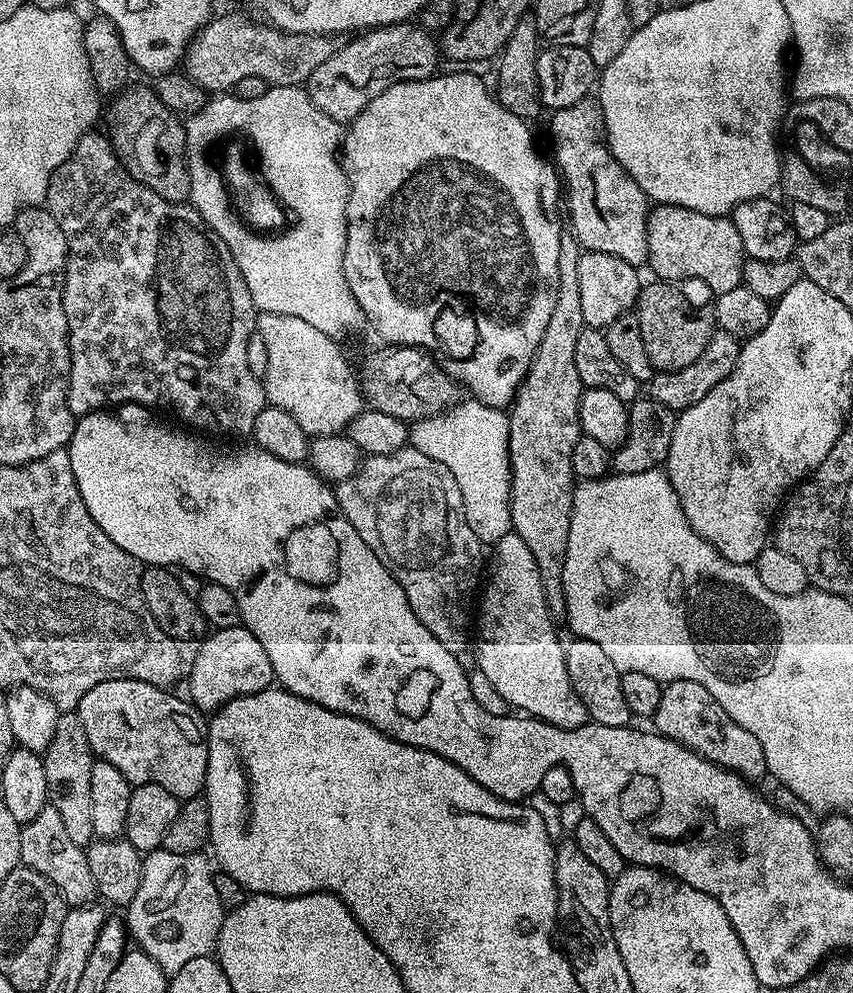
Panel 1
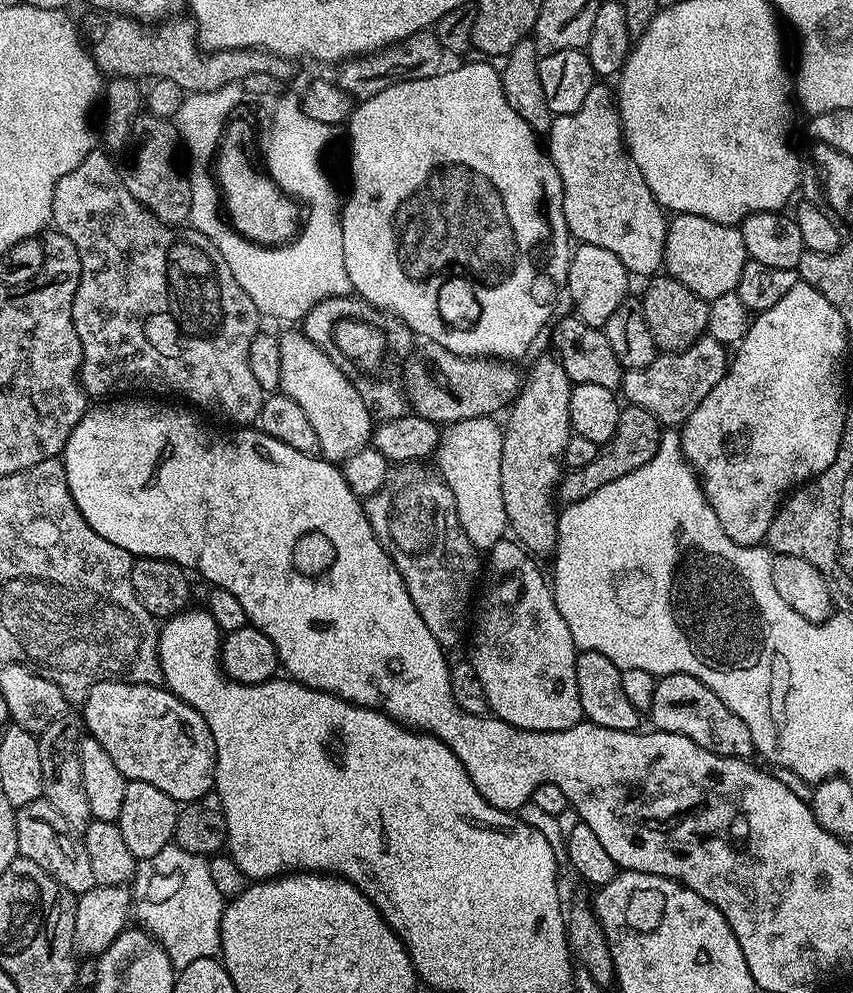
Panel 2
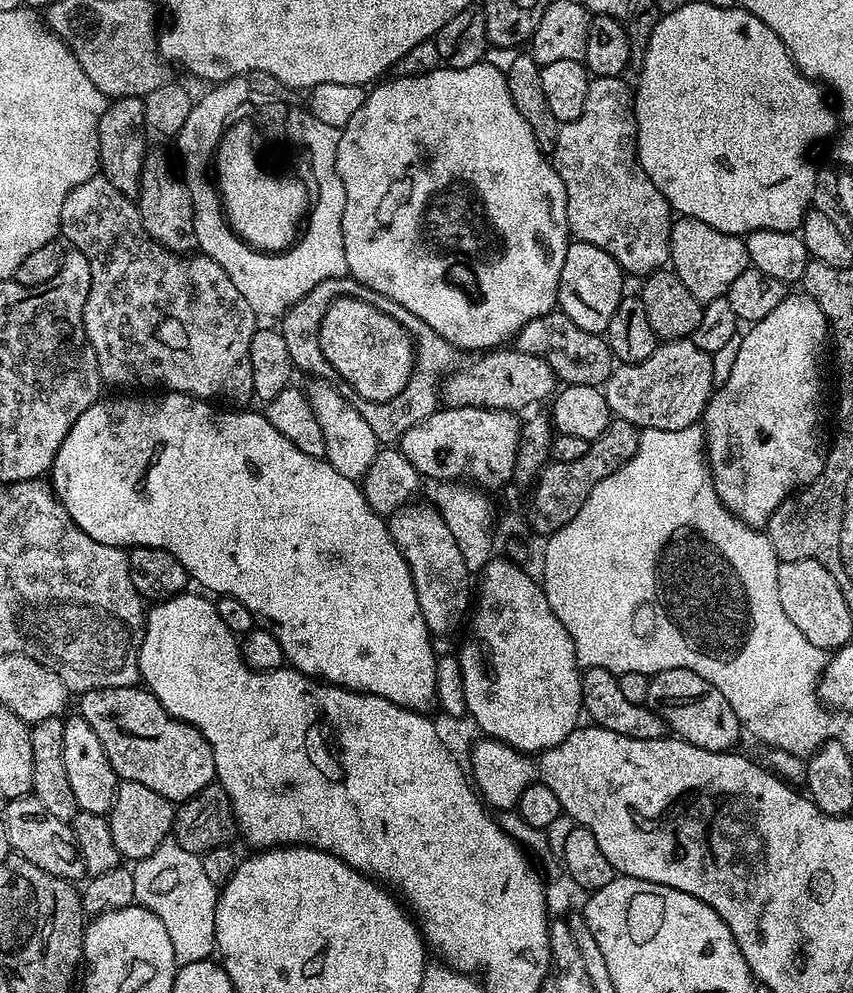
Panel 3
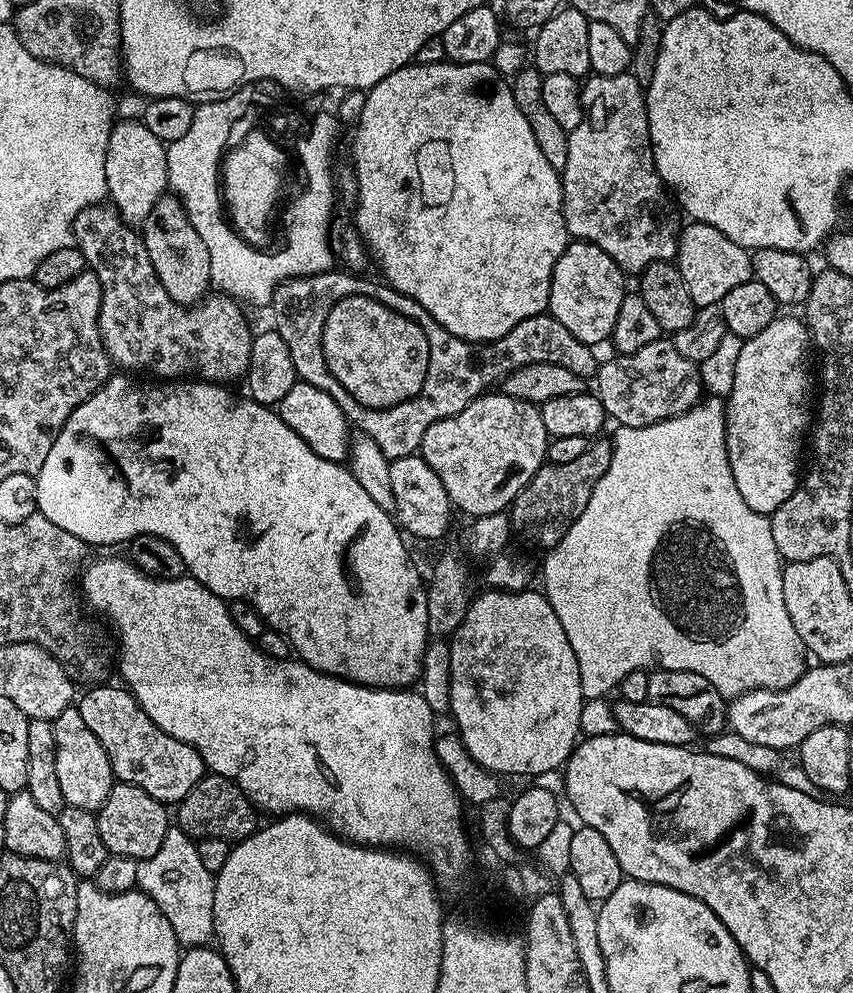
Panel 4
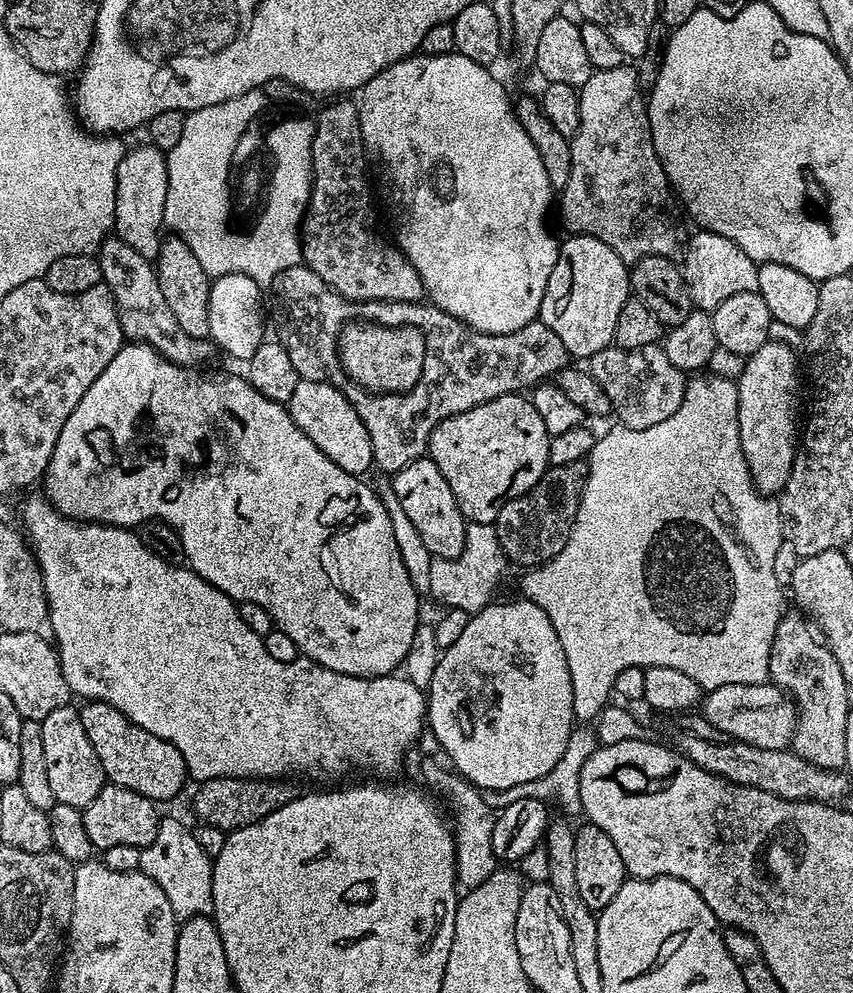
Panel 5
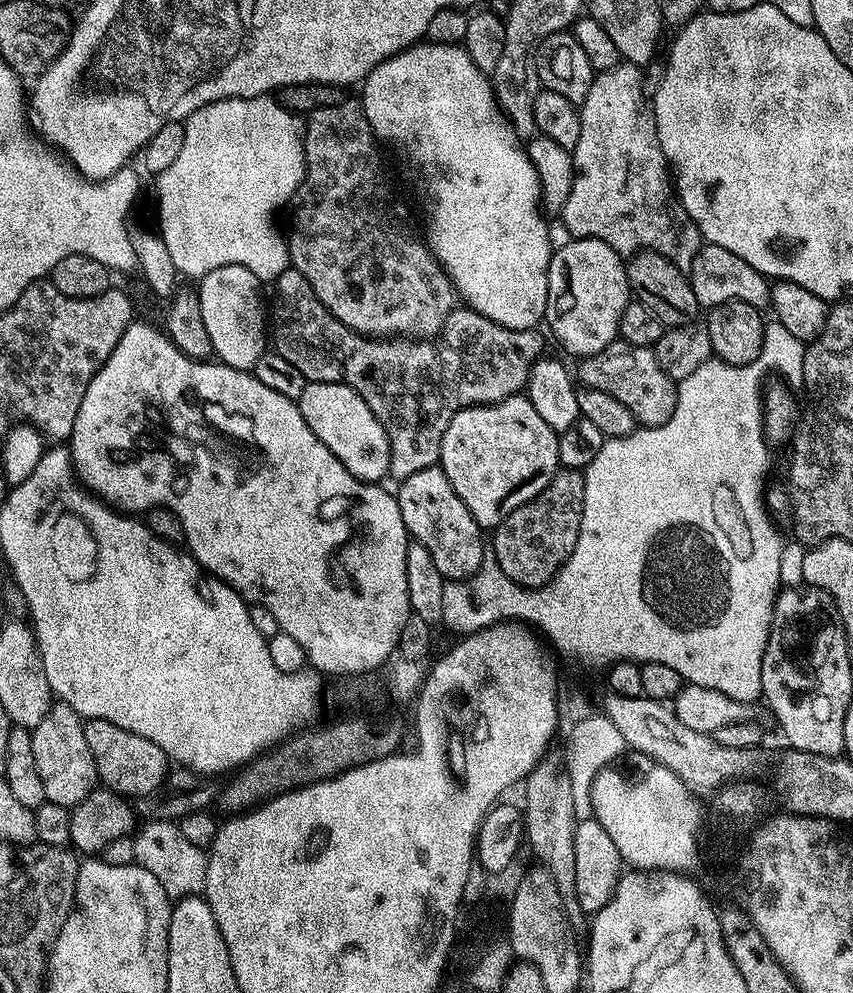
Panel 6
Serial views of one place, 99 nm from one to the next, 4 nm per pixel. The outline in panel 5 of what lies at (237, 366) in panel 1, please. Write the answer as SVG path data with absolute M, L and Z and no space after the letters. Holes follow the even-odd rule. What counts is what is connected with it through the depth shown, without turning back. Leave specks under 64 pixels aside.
M115 238L101 244L98 259L102 282L112 291L125 341L149 344L155 352L183 368L207 365L204 363L214 351L212 340L186 334L186 330L178 326L174 314L170 314L170 306L166 306L166 298L162 298L162 286L158 286L153 261L142 258L138 250Z

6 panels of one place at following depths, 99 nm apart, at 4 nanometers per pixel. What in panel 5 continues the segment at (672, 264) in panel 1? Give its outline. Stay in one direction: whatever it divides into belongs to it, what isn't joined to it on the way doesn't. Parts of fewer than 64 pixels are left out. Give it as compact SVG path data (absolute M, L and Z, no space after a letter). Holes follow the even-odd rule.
M703 230L689 235L688 243L684 245L682 271L692 303L700 310L717 308L733 294L754 292L758 286L758 265L749 258L746 250L734 246L734 242L730 242L730 238L722 238L722 234Z

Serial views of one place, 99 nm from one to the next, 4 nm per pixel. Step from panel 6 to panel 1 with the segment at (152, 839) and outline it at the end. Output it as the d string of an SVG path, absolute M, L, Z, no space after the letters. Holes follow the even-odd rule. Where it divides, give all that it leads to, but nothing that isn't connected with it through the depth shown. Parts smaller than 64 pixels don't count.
M163 850L149 852L144 856L142 882L138 885L138 894L134 894L132 901L126 906L126 927L131 939L136 940L139 947L165 974L182 970L190 958L212 956L216 951L216 939L226 915L224 903L218 898L218 890L214 890L213 865L208 865L207 855L195 852L194 854L170 854Z

